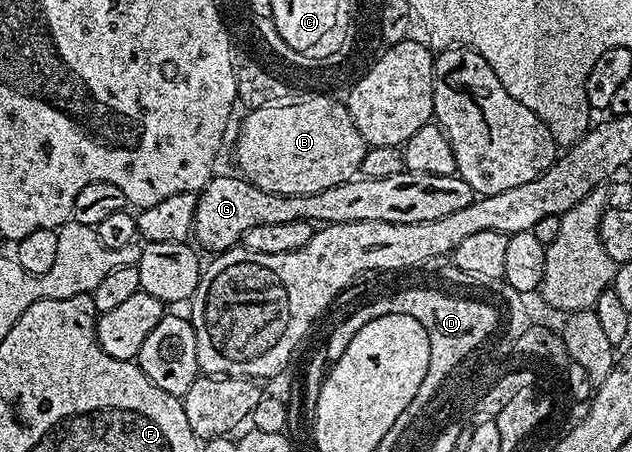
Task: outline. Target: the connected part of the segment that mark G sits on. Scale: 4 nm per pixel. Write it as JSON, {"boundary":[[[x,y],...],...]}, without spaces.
{"boundary":[[[404,170],[400,174],[391,174],[389,178],[355,178],[340,182],[340,186],[328,186],[328,190],[320,190],[311,196],[272,194],[249,184],[241,175],[233,175],[215,174],[197,193],[192,236],[195,241],[198,239],[197,247],[207,248],[210,254],[226,252],[241,241],[249,228],[264,226],[268,222],[309,220],[322,226],[344,222],[432,222],[456,210],[464,210],[464,206],[476,199],[472,186],[456,174],[420,174]]]}

